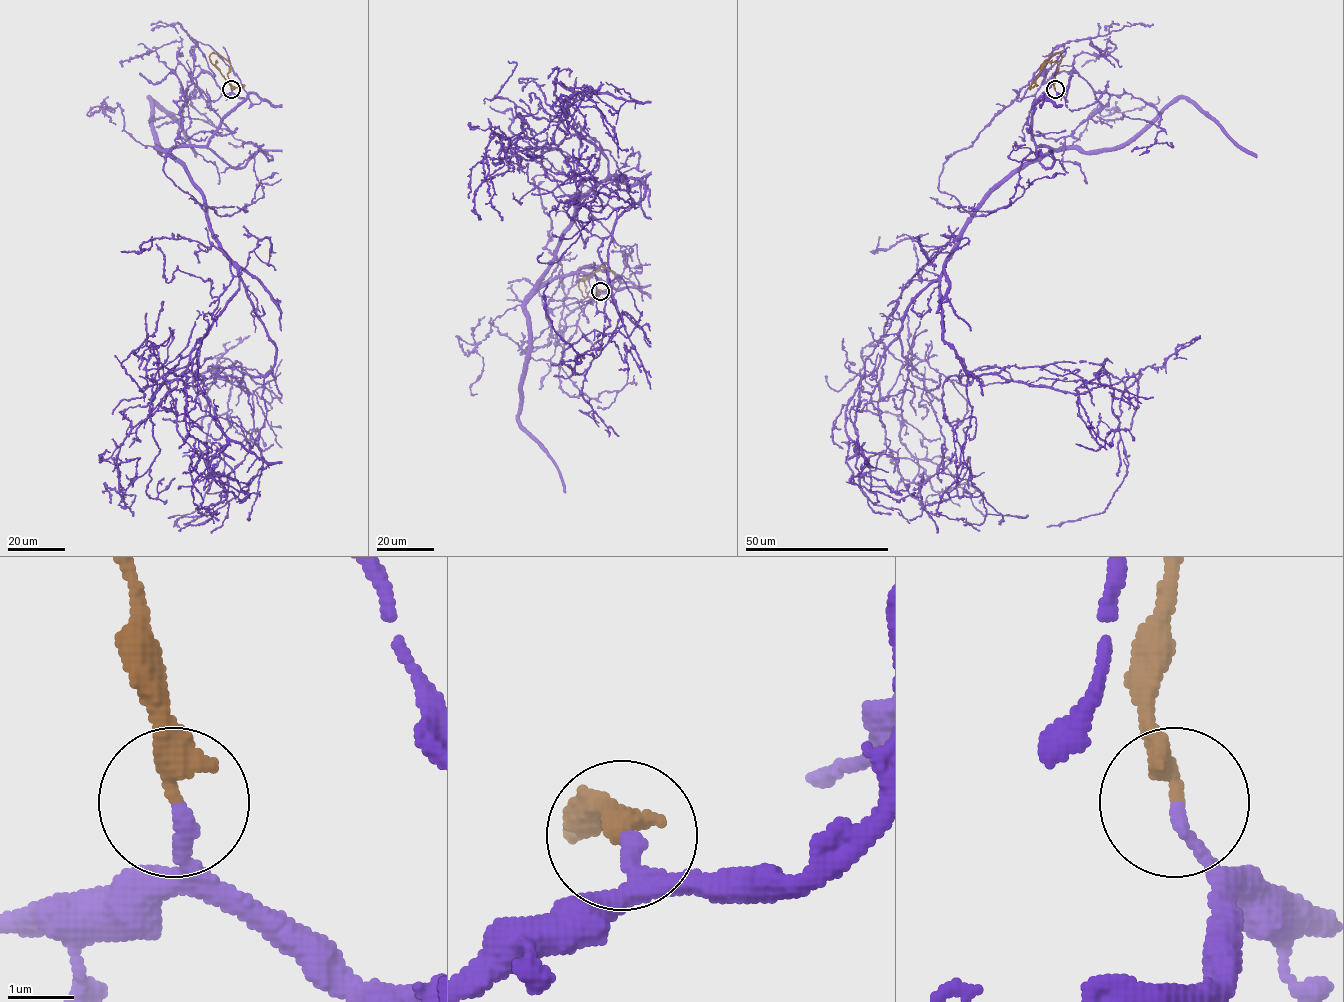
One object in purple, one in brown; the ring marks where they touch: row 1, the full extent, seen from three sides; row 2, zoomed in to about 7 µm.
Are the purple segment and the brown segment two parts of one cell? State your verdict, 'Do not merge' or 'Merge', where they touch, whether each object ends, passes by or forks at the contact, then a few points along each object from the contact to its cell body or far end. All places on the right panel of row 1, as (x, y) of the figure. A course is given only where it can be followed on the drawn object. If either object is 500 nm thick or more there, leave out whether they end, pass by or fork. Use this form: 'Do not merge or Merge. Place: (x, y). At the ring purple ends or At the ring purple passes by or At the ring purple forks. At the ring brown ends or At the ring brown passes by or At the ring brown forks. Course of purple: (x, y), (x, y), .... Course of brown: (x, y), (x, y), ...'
Merge. Place: (1055, 89). At the ring purple ends. At the ring brown ends. Course of purple: (1055, 89), (1032, 117), (1050, 150), (940, 283), (968, 375), (1112, 384), (1127, 474), (1046, 527). Course of brown: (1055, 89), (1055, 73), (1061, 57), (1059, 52), (1045, 61), (1038, 77), (1030, 85), (1038, 85)

